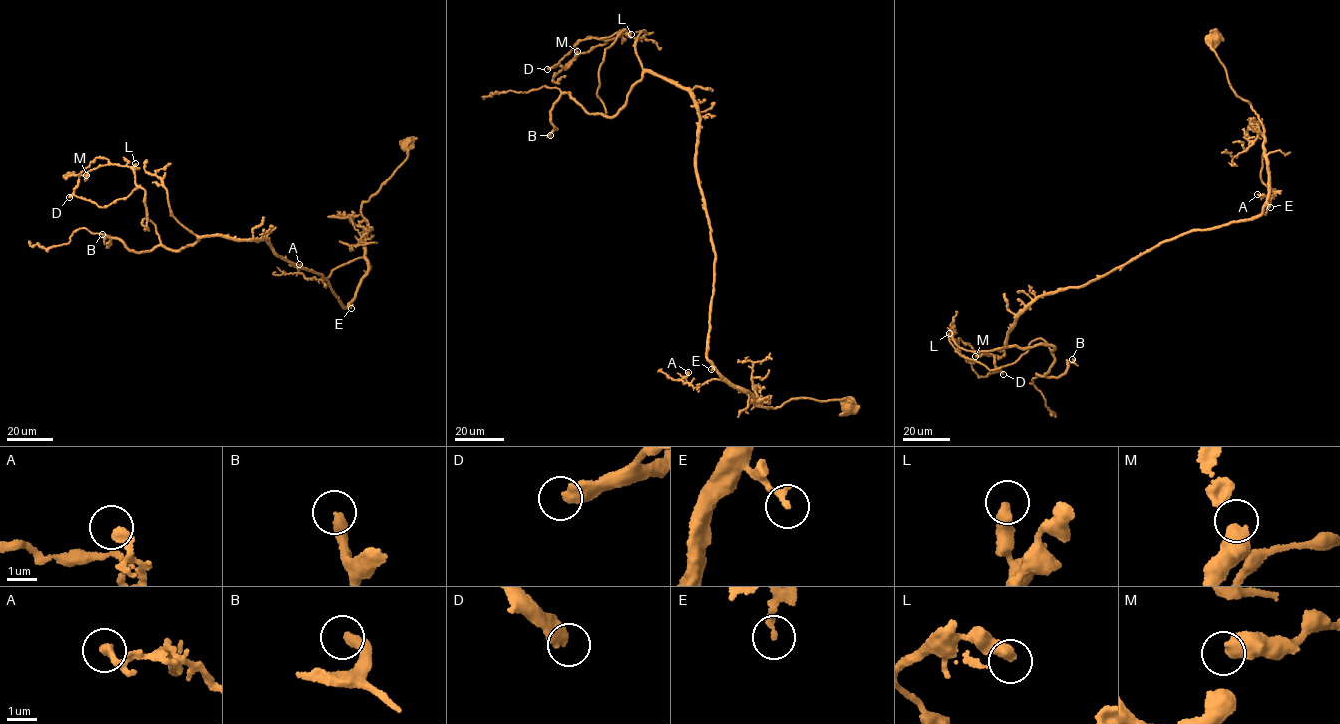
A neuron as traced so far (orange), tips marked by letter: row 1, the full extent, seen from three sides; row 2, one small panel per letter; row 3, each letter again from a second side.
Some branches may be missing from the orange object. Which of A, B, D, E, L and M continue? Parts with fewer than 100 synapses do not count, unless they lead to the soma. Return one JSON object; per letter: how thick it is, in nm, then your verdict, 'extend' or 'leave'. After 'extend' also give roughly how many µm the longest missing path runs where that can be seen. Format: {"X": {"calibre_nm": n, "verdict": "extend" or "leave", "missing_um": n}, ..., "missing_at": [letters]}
{"A": {"calibre_nm": 320, "verdict": "leave"}, "B": {"calibre_nm": 340, "verdict": "extend", "missing_um": 70}, "D": {"calibre_nm": 480, "verdict": "leave"}, "E": {"calibre_nm": 200, "verdict": "leave"}, "L": {"calibre_nm": 440, "verdict": "leave"}, "M": {"calibre_nm": 550, "verdict": "leave"}, "missing_at": ["B"]}

